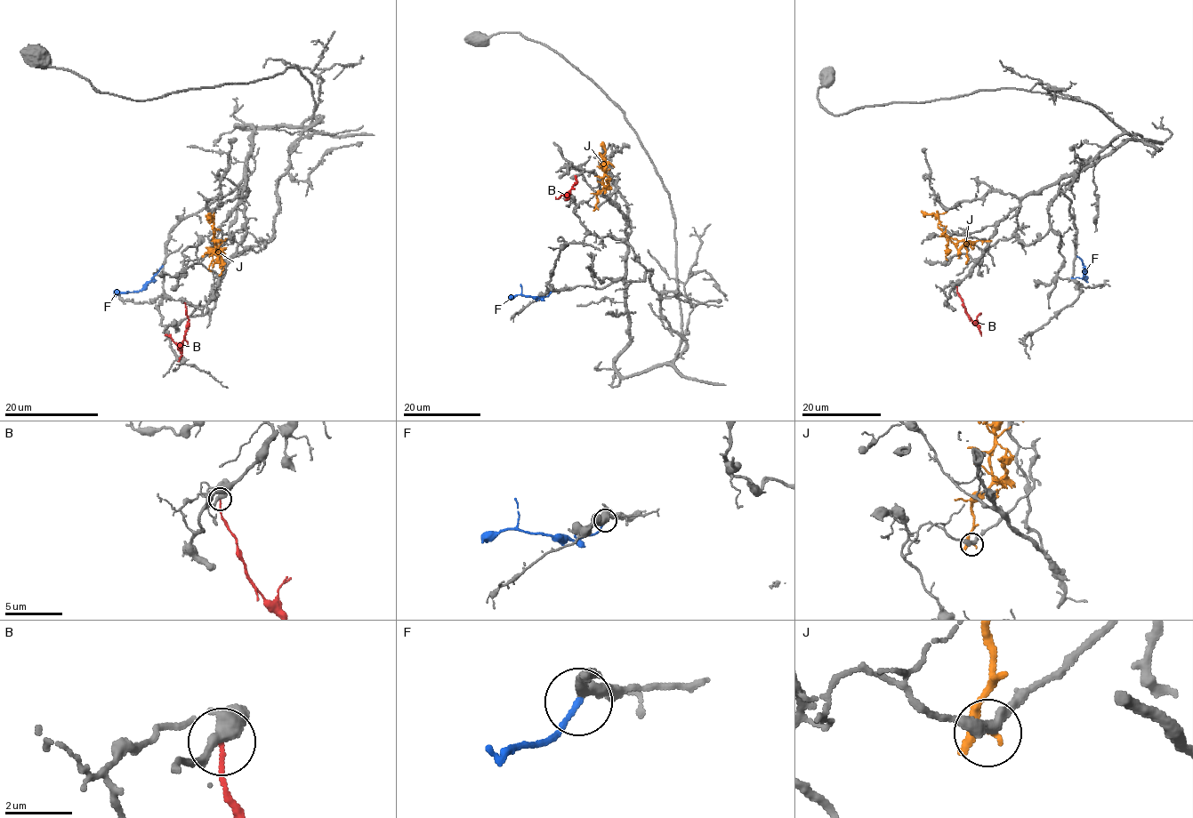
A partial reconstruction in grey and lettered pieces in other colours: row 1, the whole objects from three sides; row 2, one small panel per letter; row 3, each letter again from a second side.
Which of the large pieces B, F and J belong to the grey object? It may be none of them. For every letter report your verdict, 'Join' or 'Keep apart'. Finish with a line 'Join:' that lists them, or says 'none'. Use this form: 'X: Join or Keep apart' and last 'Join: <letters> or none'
B: Keep apart
F: Join
J: Keep apart
Join: F

